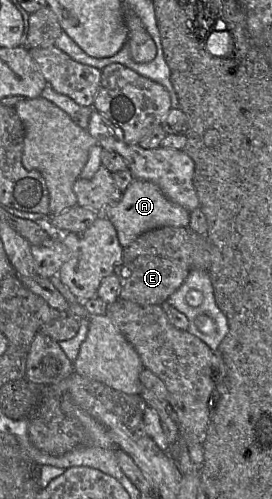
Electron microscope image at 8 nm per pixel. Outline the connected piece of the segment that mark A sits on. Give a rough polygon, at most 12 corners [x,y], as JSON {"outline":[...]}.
{"outline":[[134,179],[100,214],[128,247],[146,231],[188,227],[190,212]]}

